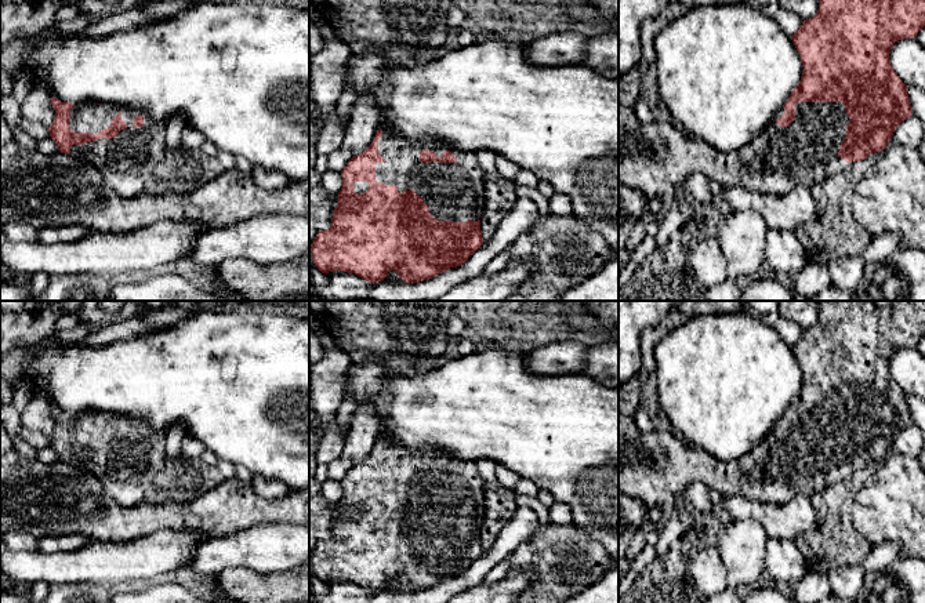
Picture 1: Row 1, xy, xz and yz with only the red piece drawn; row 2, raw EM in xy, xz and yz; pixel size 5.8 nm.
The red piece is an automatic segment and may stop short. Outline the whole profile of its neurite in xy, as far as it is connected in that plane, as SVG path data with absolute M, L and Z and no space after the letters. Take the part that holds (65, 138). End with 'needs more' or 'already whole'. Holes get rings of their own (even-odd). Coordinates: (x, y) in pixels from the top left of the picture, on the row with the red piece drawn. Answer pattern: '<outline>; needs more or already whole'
M50 99L55 109L50 137L61 153L94 166L119 196L145 192L167 149L166 123L138 109Z; needs more

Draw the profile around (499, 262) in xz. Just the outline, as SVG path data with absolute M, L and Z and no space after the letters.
M512 246L507 247L497 257L494 257L490 261L490 264L486 266L486 269L483 270L483 275L485 276L493 276L494 273L507 268L507 264L511 259L511 250L512 250Z

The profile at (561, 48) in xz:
M555 33L525 44L526 59L536 66L580 63L588 37L580 33Z

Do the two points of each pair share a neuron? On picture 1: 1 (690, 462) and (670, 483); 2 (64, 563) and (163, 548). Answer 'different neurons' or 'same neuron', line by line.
1: same neuron
2: same neuron

